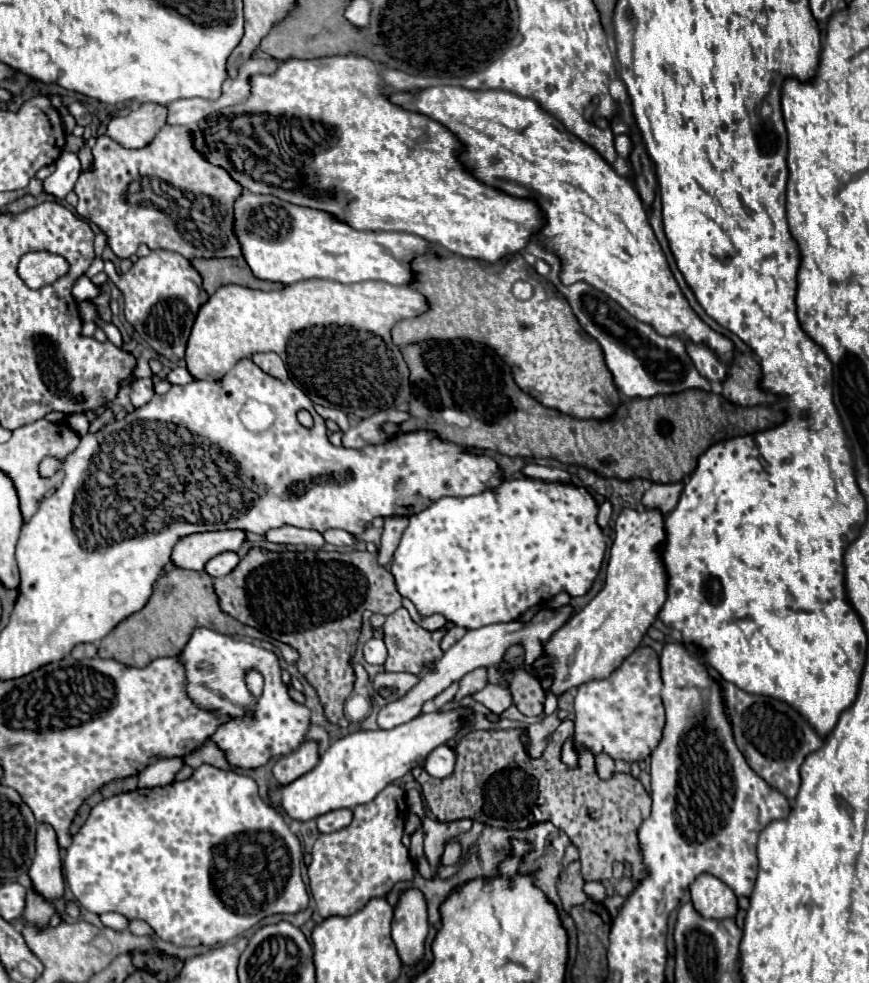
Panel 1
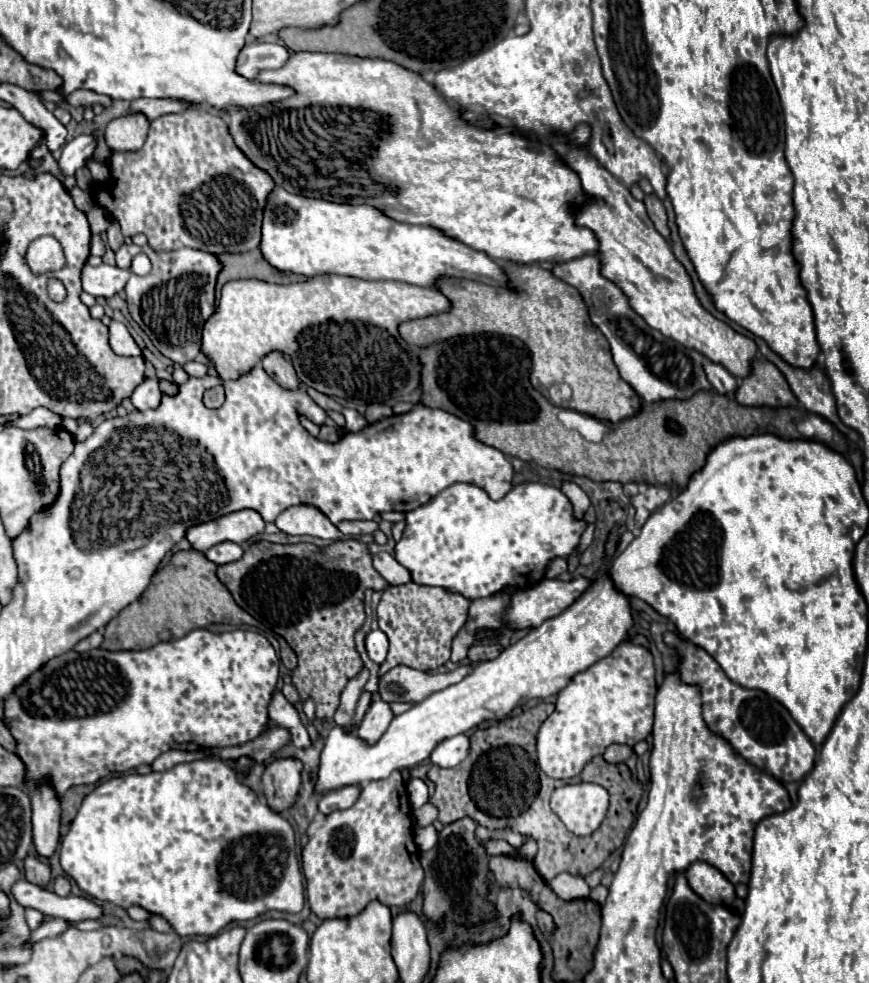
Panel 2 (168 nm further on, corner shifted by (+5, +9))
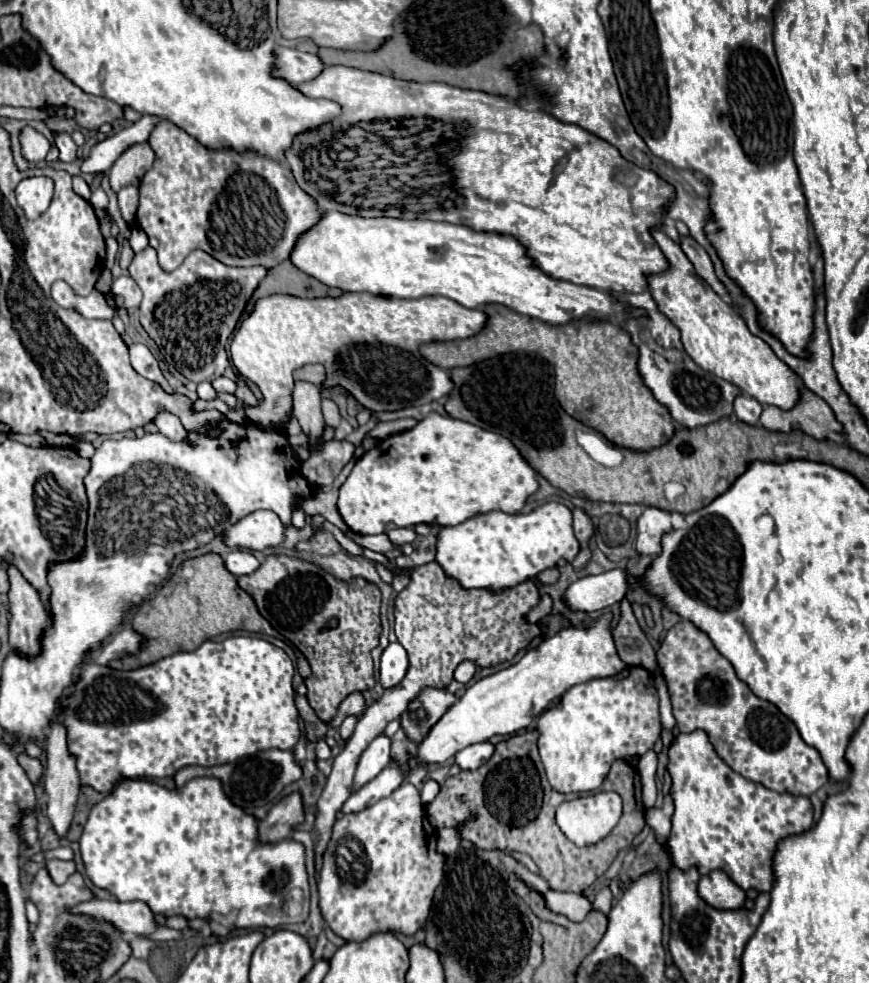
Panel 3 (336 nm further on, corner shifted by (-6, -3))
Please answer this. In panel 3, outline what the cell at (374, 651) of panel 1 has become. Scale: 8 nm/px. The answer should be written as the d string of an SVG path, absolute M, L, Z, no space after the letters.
M389 643L381 655L381 685L395 687L407 673L407 653L399 643Z

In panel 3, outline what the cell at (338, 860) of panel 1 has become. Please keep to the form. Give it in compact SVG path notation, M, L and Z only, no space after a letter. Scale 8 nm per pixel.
M403 781L389 797L383 797L381 801L377 801L375 805L359 811L359 813L349 813L349 815L343 815L335 825L333 825L333 835L331 835L331 841L323 853L323 867L319 871L319 879L317 879L317 889L319 889L319 909L321 909L321 915L325 919L325 923L331 927L333 933L337 933L341 939L345 941L363 941L367 939L369 935L373 933L379 933L379 931L395 931L395 933L405 933L405 935L413 935L417 929L421 929L427 921L427 915L431 911L431 901L433 901L433 893L435 893L435 887L439 885L439 881L443 879L443 855L435 853L435 845L431 843L431 825L427 821L427 813L425 813L425 807L419 799L419 791L409 783L409 781Z

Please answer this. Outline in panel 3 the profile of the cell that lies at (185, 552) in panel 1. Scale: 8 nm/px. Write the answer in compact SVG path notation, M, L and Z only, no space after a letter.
M255 511L223 533L223 543L231 549L263 551L267 547L277 547L283 539L285 529L271 511Z

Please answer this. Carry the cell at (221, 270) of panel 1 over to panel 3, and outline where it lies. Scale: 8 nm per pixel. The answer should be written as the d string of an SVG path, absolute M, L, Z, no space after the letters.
M281 261L279 265L275 265L267 271L267 275L257 285L251 299L255 301L259 297L267 297L267 295L275 295L275 293L287 293L287 295L295 295L295 297L329 297L329 295L339 297L343 291L329 289L327 285L315 281L313 277L299 273L299 269L295 269L291 265L291 261Z

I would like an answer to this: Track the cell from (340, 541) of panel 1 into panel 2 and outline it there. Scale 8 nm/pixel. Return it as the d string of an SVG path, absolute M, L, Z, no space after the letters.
M342 521L338 527L344 535L352 537L352 535L372 535L378 529L378 523L376 521Z

